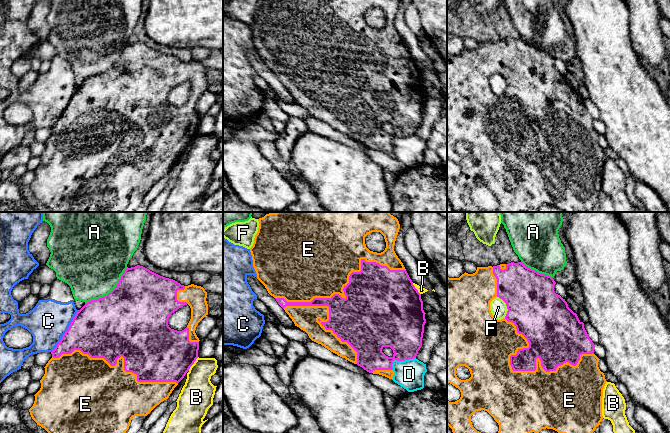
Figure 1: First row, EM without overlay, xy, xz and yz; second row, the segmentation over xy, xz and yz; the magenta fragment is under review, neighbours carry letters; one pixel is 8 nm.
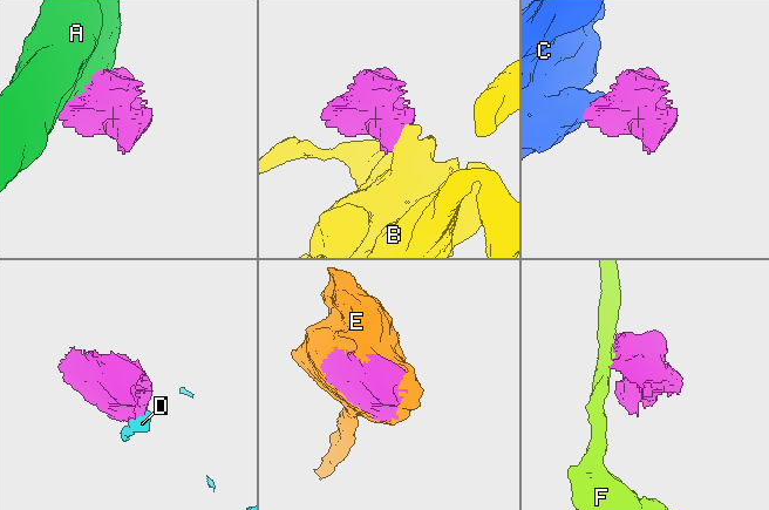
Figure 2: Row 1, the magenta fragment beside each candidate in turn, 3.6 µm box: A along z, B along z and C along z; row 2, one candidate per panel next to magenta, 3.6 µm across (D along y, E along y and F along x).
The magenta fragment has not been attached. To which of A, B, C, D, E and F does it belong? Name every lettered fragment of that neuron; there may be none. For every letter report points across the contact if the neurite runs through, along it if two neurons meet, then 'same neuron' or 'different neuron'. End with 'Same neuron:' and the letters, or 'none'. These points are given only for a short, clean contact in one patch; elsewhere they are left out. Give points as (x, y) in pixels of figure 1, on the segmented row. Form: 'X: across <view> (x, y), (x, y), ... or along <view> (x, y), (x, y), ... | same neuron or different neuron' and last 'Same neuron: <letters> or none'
A: different neuron
B: along xy (198, 357), (188, 370) | different neuron
C: different neuron
D: along xz (415, 357), (394, 360), (392, 369) | different neuron
E: same neuron
F: different neuron
Same neuron: E

